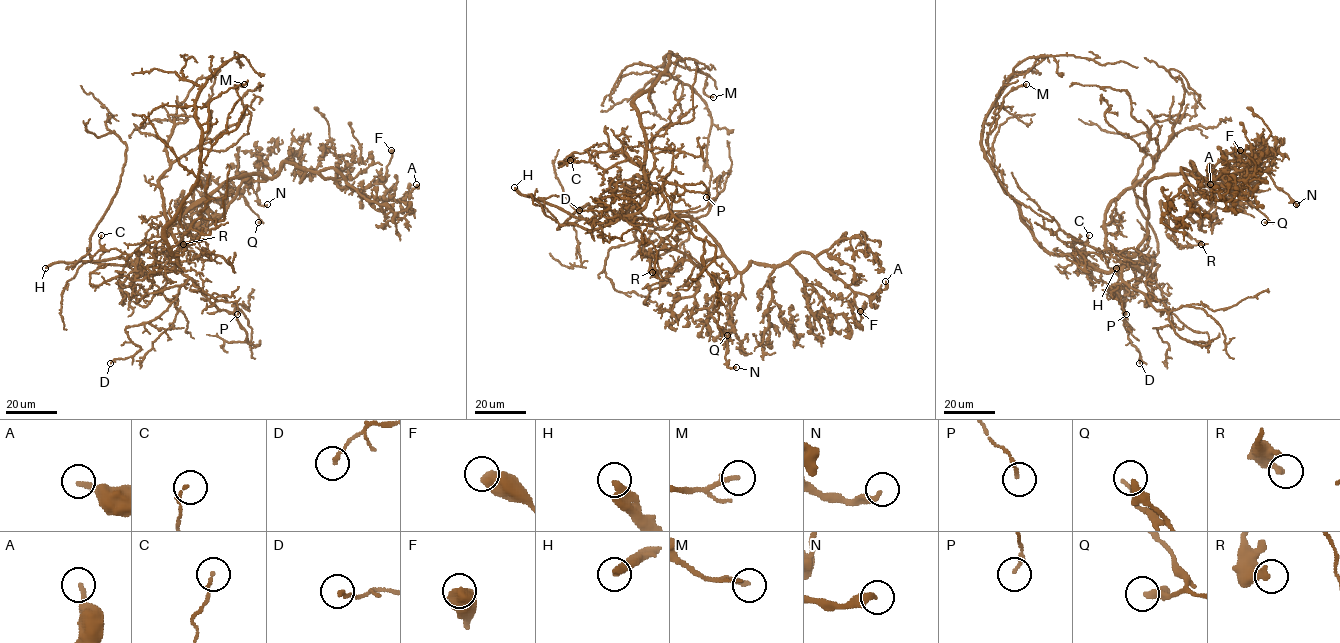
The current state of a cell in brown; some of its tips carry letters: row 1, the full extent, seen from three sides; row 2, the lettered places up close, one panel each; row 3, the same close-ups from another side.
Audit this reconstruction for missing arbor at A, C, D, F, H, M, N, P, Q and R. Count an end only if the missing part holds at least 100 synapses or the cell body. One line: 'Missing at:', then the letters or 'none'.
Missing at: H

